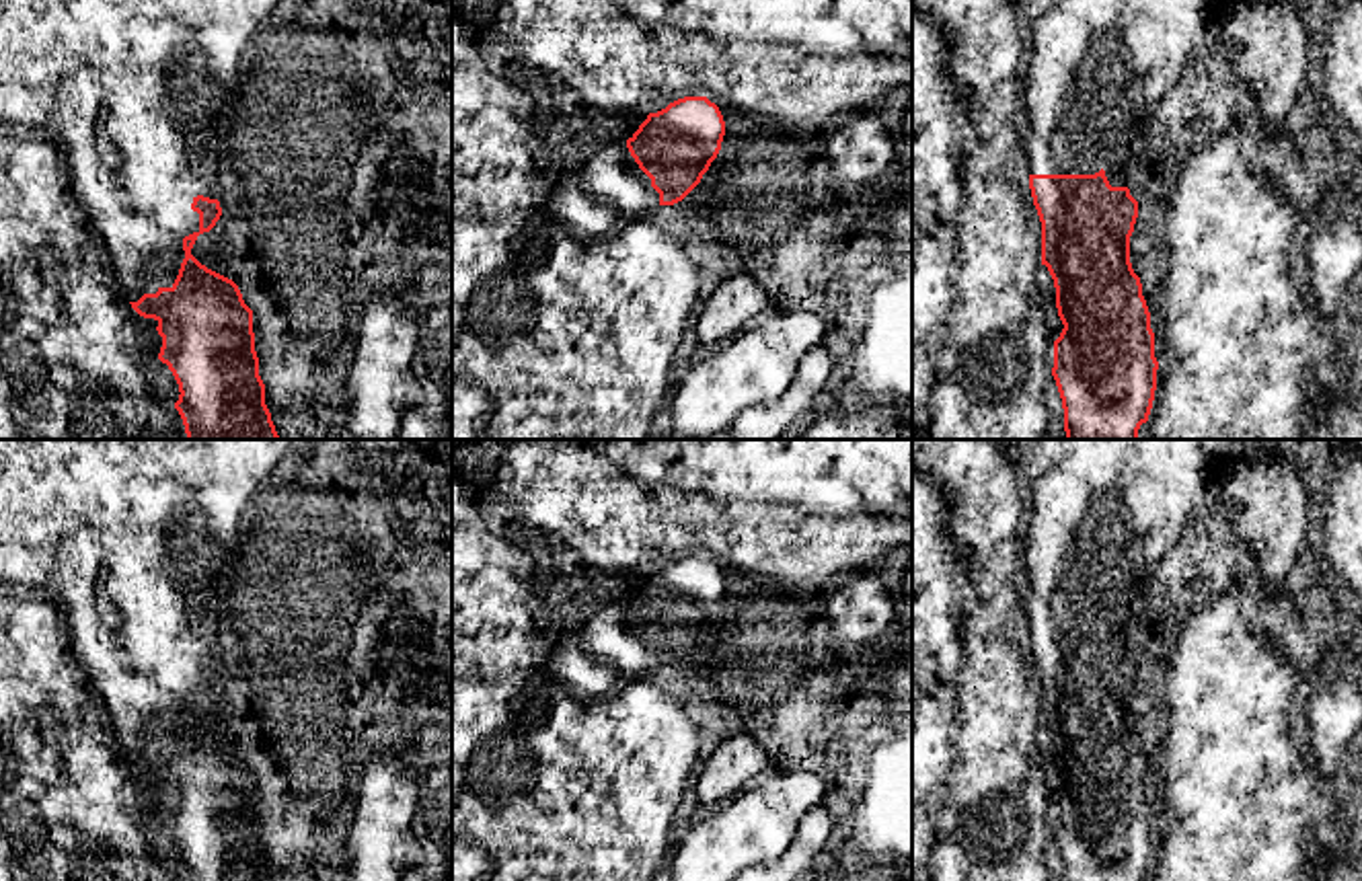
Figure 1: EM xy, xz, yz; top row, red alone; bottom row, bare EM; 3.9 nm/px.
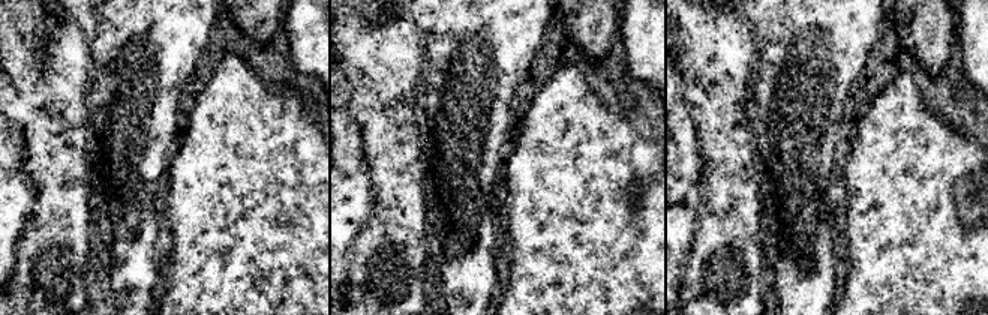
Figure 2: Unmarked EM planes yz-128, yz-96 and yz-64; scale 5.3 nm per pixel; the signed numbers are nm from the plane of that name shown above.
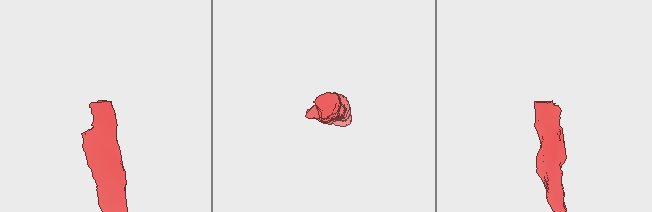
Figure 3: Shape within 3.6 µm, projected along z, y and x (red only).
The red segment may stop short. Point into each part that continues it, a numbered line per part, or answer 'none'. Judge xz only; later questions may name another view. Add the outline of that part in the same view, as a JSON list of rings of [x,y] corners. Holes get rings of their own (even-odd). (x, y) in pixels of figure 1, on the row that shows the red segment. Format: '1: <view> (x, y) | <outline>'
1: xz (611, 189) | [[[610,144],[581,168],[557,179],[546,199],[551,216],[585,240],[606,238],[655,205],[659,193],[627,144]]]

